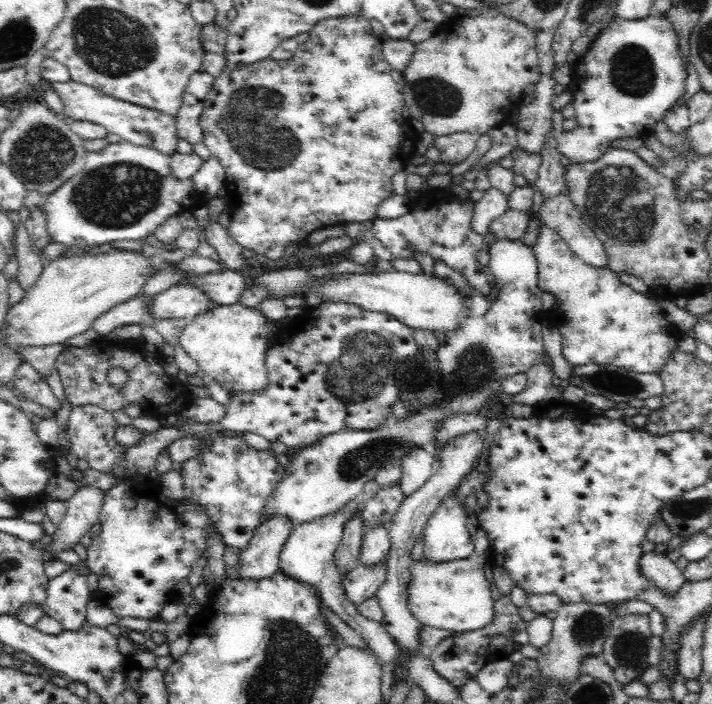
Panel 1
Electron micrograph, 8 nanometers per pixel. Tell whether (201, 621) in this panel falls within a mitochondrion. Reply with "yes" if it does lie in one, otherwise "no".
no

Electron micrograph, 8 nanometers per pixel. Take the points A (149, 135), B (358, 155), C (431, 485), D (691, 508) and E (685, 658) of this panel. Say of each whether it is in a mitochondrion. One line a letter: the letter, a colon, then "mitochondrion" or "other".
A: mitochondrion
B: other
C: other
D: mitochondrion
E: other

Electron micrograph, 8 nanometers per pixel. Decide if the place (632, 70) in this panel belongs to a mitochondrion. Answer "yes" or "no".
yes

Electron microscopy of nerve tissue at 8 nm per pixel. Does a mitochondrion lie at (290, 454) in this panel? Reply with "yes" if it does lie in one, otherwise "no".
no

